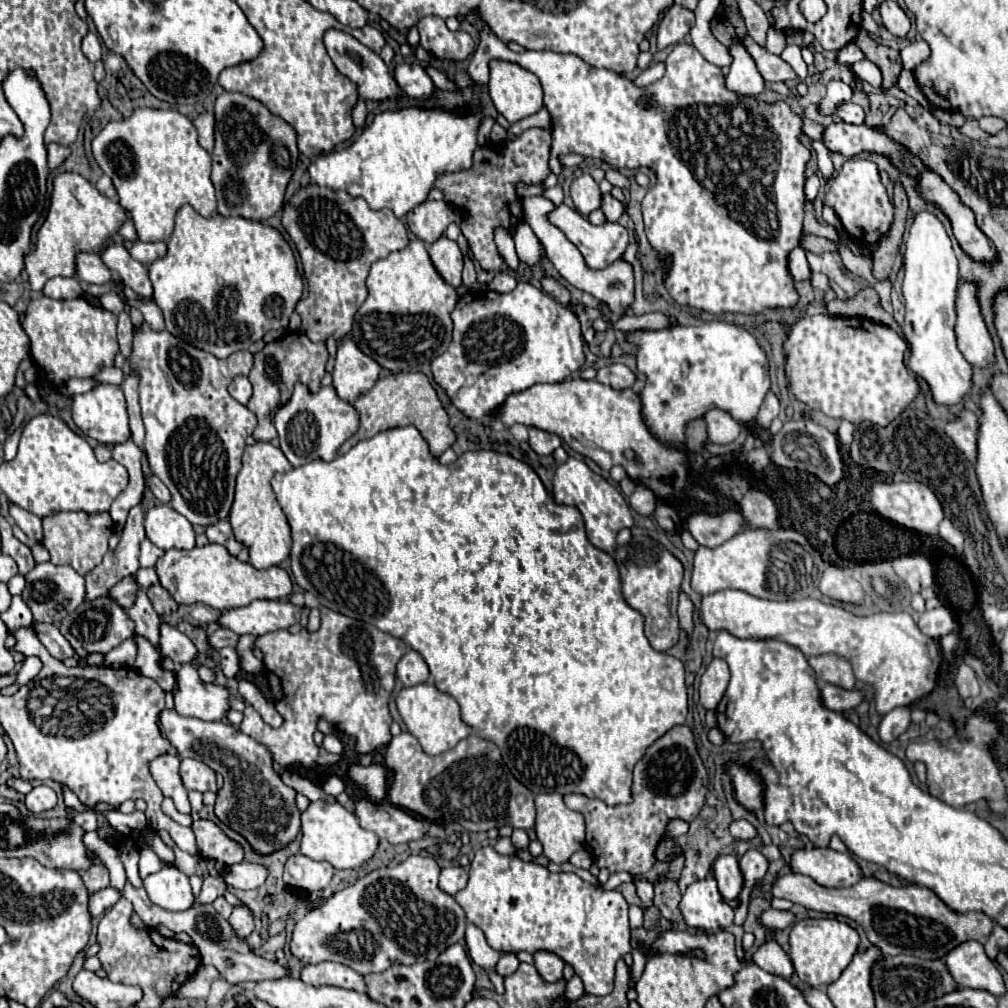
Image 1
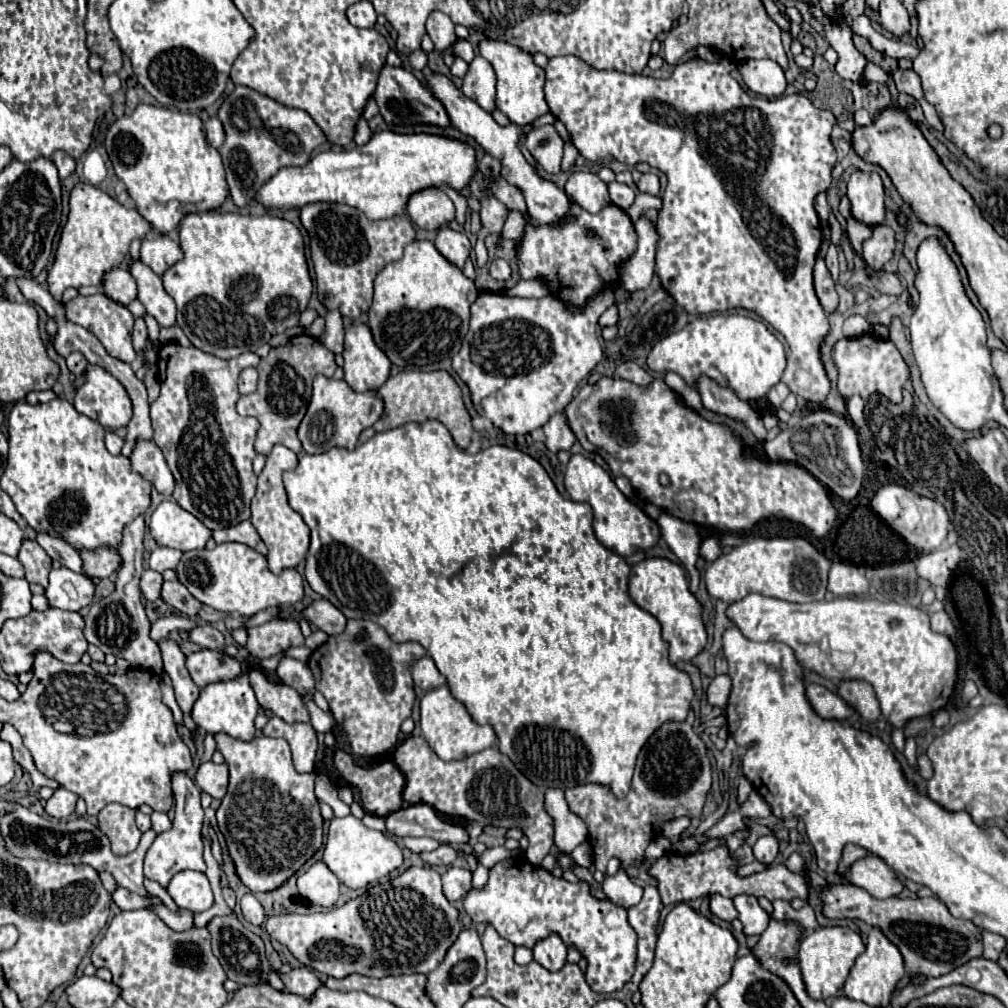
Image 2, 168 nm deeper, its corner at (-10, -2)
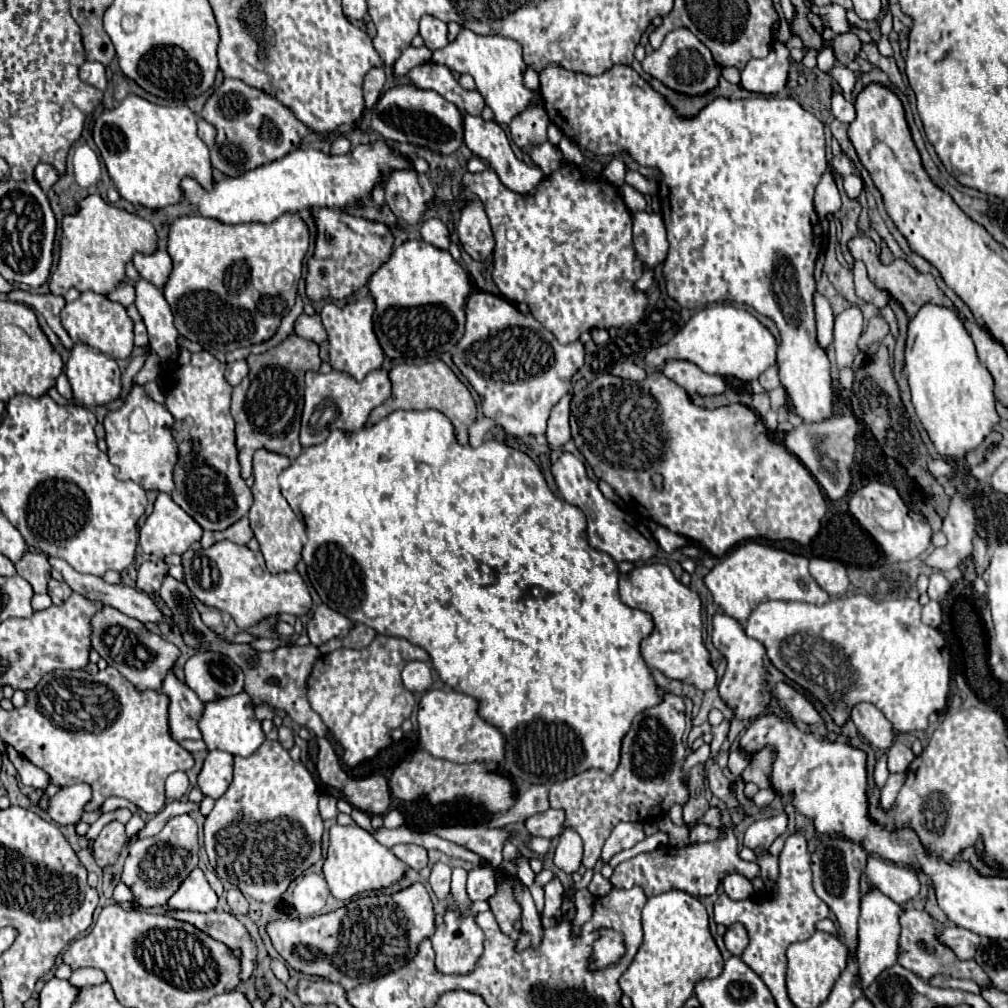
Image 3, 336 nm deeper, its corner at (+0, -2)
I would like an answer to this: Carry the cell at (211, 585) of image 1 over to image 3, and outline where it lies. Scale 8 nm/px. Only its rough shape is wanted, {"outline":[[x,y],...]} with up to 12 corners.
{"outline":[[233,541],[183,553],[185,585],[247,629],[311,611],[297,571]]}

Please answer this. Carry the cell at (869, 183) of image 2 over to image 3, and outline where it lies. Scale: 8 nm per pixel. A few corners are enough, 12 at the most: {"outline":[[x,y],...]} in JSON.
{"outline":[[857,175],[845,177],[845,191],[855,197],[863,191],[863,181]]}

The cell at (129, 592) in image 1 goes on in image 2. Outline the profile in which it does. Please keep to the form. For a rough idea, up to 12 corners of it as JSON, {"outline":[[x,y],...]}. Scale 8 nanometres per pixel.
{"outline":[[143,571],[139,587],[147,601],[161,593],[161,573]]}

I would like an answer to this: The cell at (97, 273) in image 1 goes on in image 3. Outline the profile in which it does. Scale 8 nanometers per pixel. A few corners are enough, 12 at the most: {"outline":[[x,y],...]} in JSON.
{"outline":[[123,283],[109,299],[129,307],[135,301],[135,287]]}

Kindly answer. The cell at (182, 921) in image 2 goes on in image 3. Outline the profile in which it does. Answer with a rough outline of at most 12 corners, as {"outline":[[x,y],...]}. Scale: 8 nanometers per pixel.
{"outline":[[171,911],[242,953],[240,981],[252,976],[257,947],[233,913]]}

